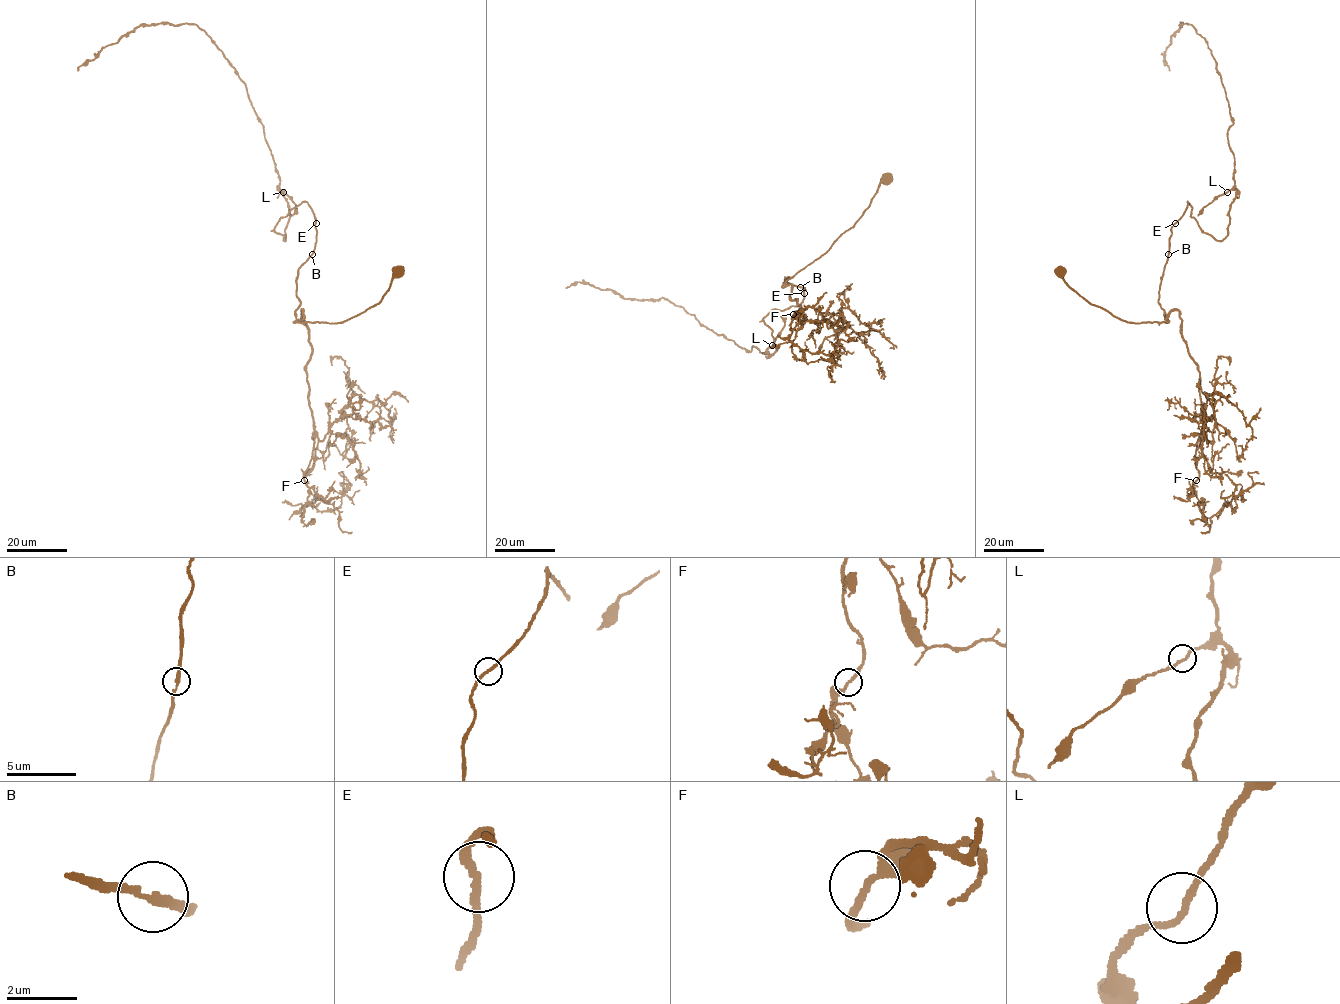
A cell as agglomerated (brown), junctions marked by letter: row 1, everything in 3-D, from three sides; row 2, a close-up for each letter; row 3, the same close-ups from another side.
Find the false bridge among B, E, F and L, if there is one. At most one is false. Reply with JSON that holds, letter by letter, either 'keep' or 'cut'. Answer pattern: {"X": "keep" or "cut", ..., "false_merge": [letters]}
{"B": "keep", "E": "keep", "F": "keep", "L": "keep", "false_merge": []}

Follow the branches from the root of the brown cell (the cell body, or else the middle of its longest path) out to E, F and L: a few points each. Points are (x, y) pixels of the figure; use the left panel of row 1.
E: (398, 273), (375, 306), (354, 317), (335, 323), (297, 322), (300, 302), (296, 277), (314, 250), (316, 223)
F: (398, 273), (375, 306), (343, 322), (298, 322), (301, 310), (312, 349), (306, 372), (314, 431), (304, 481)
L: (398, 273), (354, 317), (297, 322), (296, 277), (317, 231), (307, 202), (274, 230), (285, 240), (283, 191)

